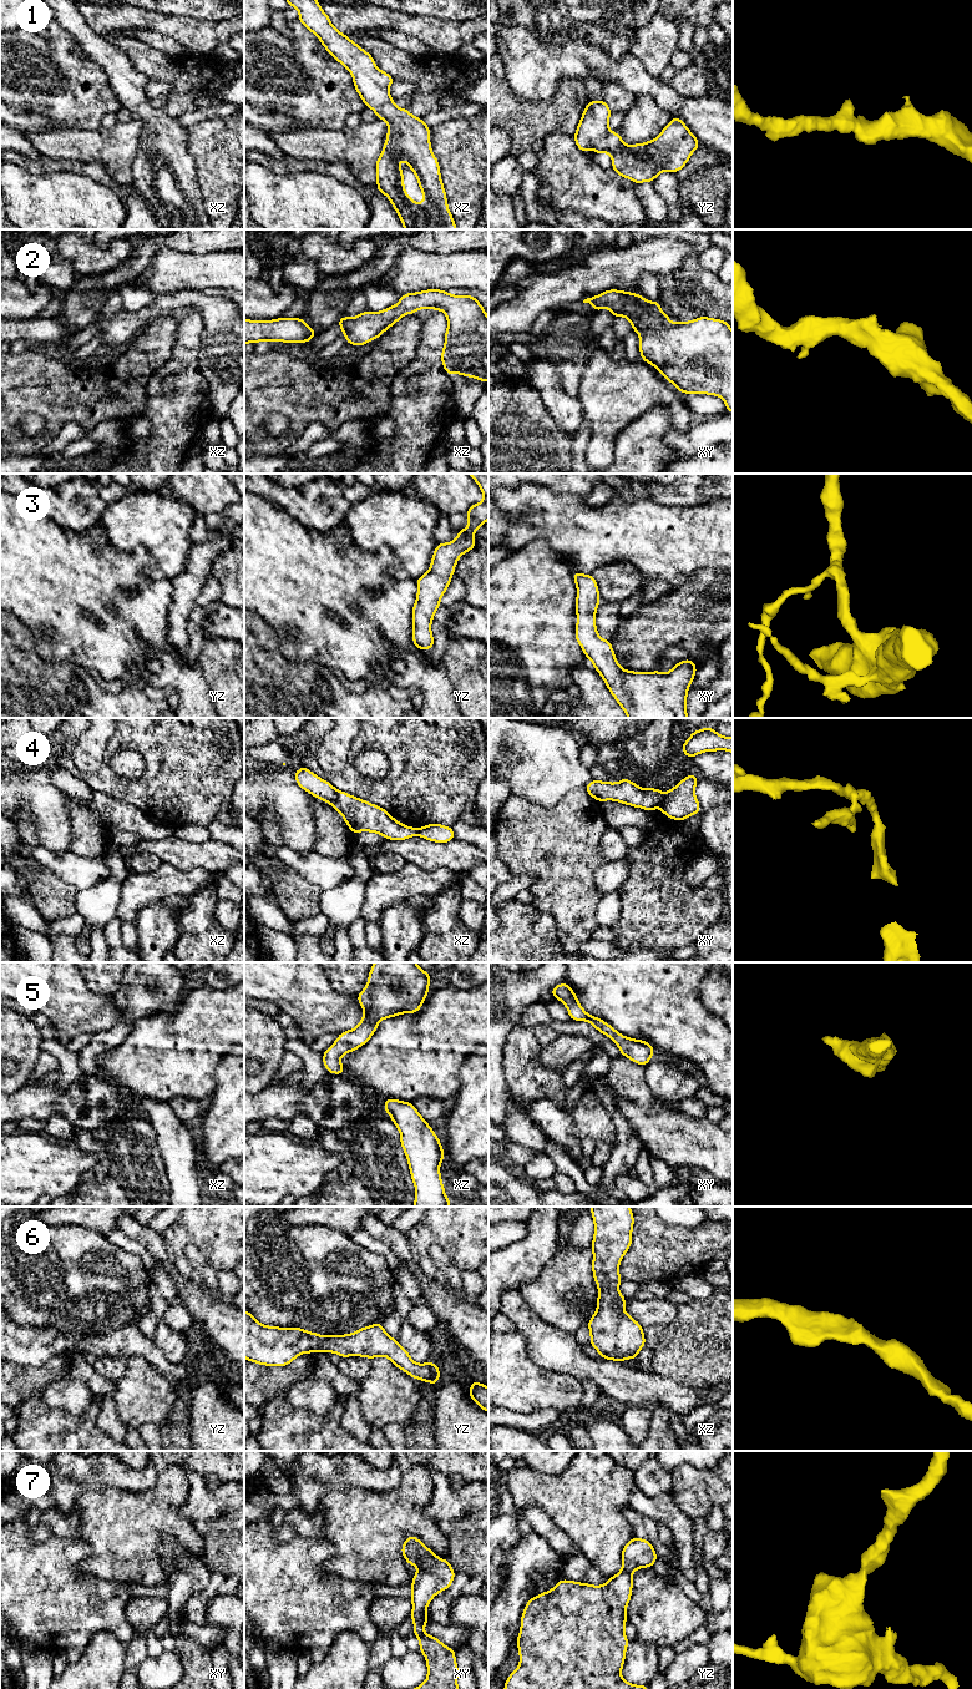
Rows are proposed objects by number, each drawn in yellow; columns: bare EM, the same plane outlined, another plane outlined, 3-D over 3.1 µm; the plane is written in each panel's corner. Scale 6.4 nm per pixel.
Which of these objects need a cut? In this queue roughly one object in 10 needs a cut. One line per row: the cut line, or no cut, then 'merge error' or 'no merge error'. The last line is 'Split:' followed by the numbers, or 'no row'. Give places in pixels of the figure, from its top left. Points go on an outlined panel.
1: no cut | no merge error
2: no cut | no merge error
3: no cut | no merge error
4: xy (664, 793), (658, 805) | merge error
5: no cut | no merge error
6: no cut | no merge error
7: no cut | no merge error
Split: 4

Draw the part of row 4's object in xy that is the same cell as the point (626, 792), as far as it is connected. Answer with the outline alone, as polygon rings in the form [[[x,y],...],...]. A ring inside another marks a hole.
[[[622,778],[618,783],[592,779],[584,788],[596,800],[614,800],[634,808],[653,811],[663,800],[664,793],[657,788],[644,789]]]

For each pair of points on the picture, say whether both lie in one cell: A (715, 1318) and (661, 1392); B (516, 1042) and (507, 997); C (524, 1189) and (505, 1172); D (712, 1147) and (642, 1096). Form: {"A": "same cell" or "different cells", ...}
{"A": "different cells", "B": "different cells", "C": "same cell", "D": "different cells"}

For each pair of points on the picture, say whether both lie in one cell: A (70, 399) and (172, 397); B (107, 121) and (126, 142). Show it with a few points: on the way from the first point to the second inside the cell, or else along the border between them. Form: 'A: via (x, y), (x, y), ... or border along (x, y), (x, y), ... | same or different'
A: border along (156, 369), (147, 383), (147, 401), (142, 415) | different
B: border along (119, 122), (111, 127), (101, 126) | different

